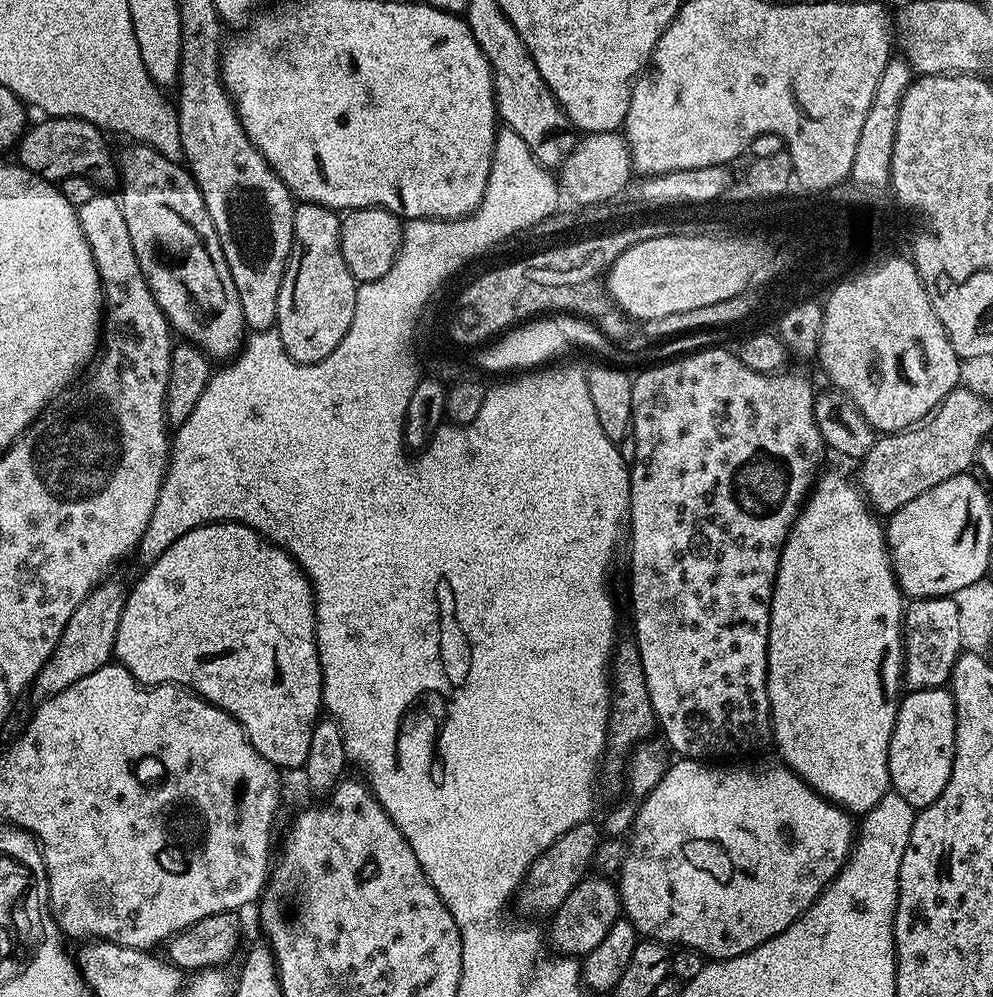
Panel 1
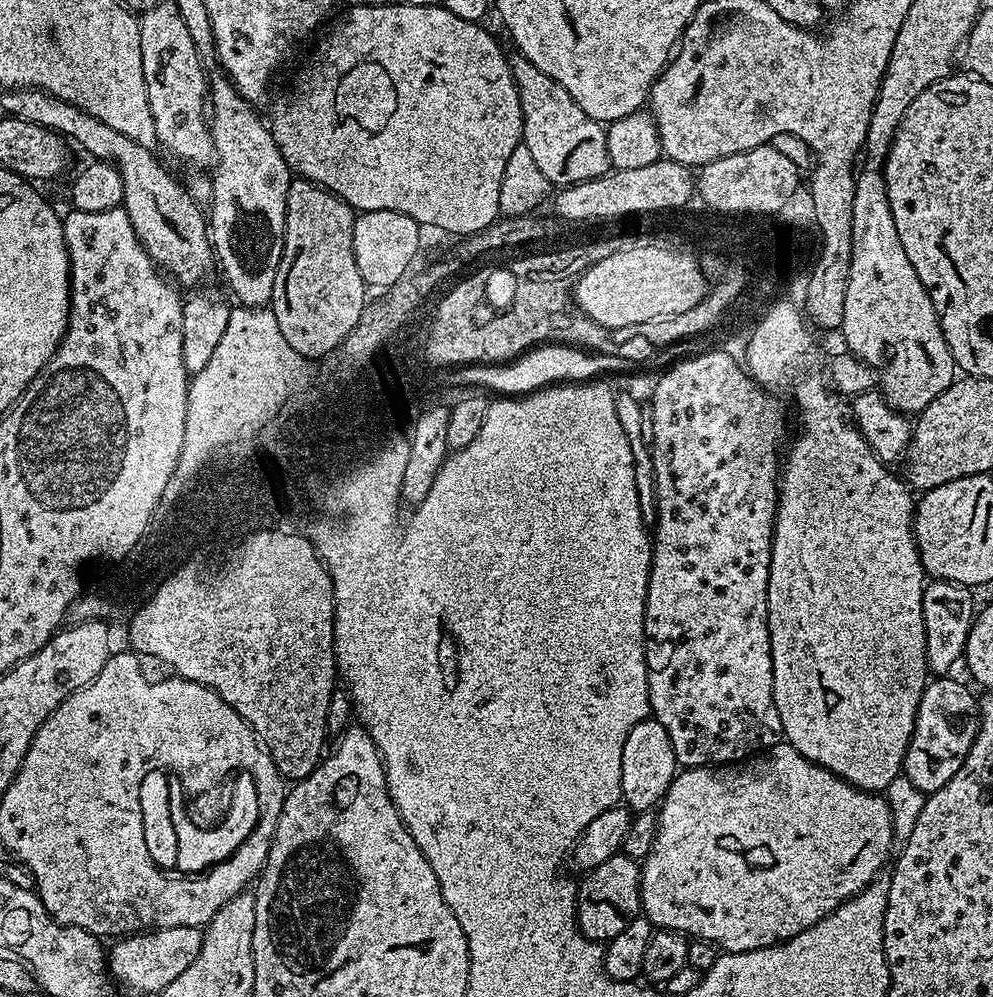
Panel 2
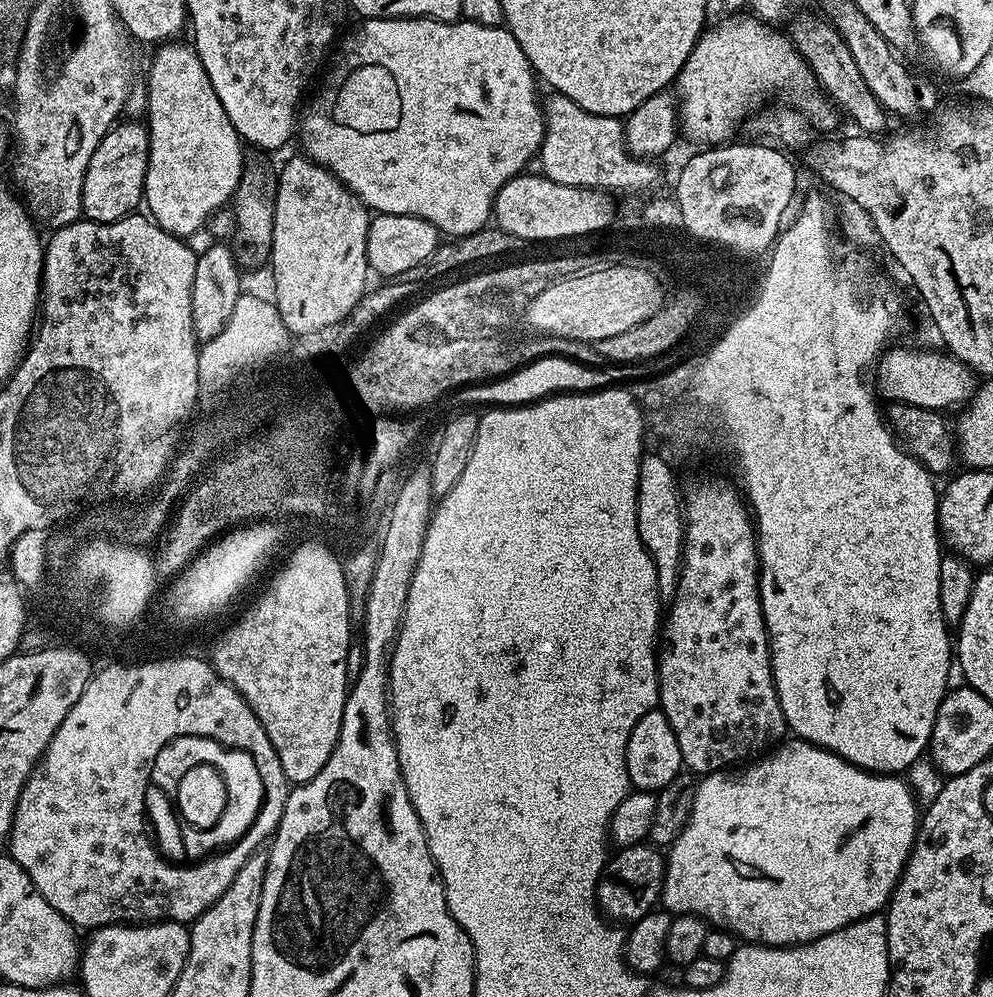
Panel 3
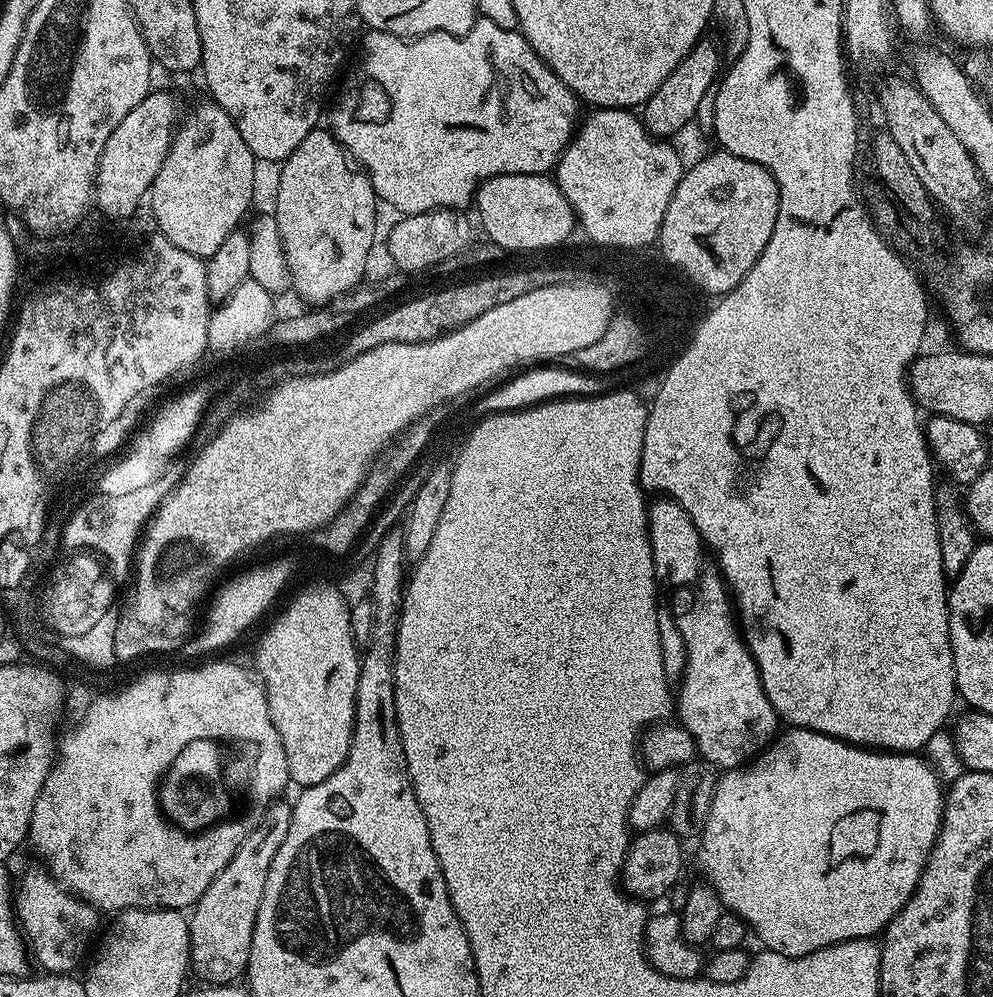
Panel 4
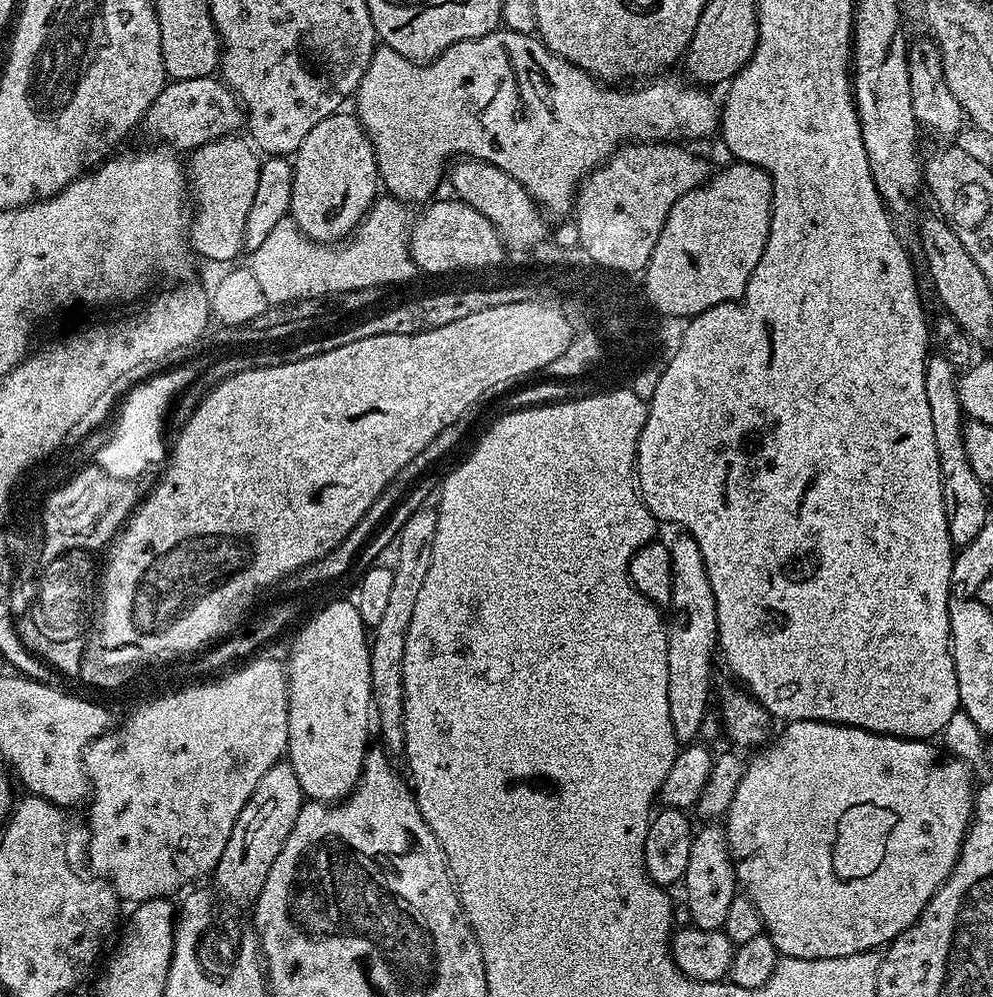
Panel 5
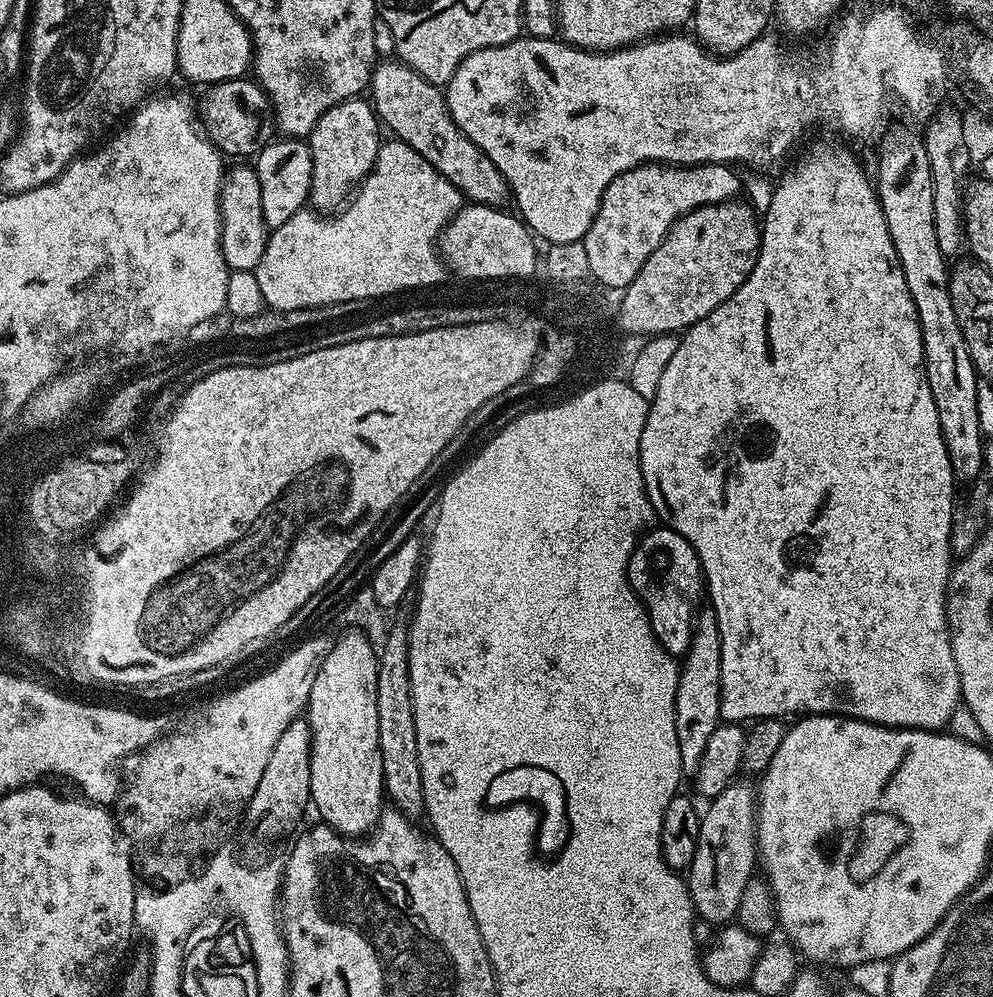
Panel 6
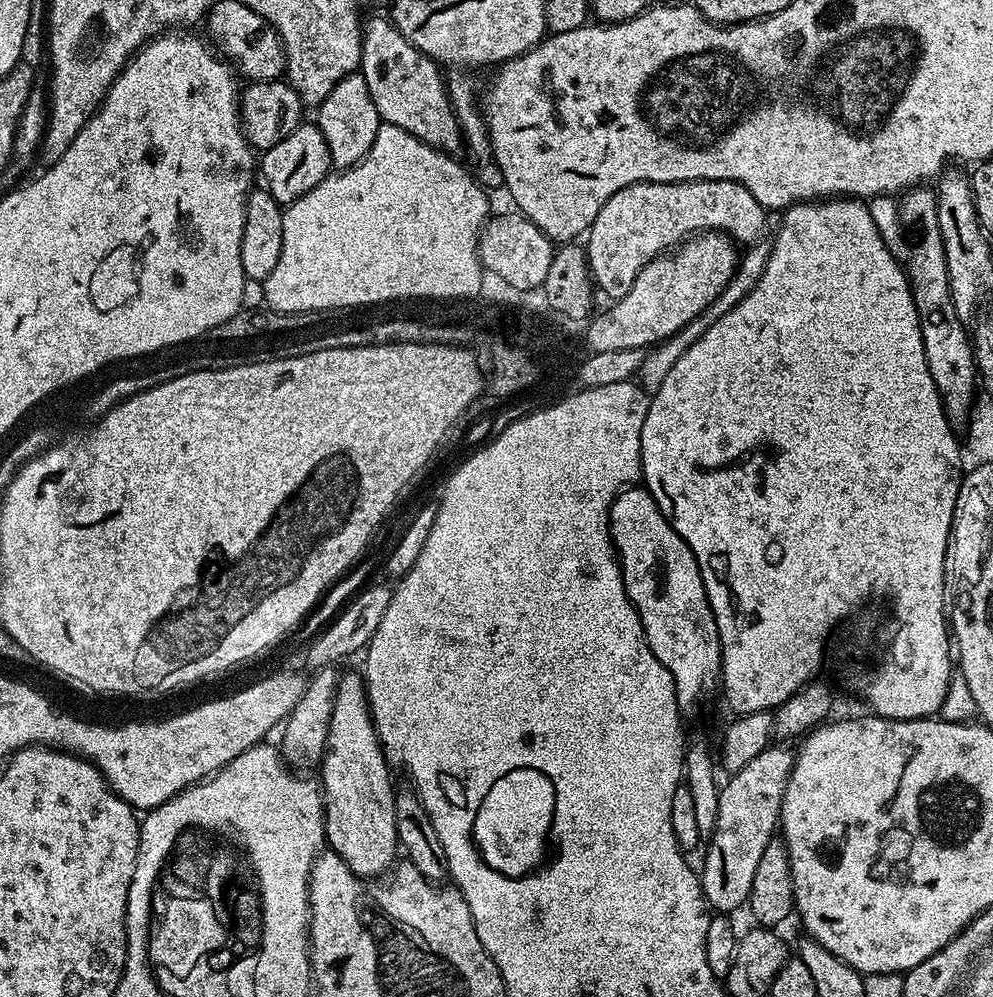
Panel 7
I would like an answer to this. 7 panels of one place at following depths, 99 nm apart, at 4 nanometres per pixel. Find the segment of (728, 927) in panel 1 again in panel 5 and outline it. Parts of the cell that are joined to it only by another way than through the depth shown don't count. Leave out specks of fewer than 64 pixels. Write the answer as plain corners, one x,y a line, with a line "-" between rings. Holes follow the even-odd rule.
794,720
781,728
784,729
780,737
776,741
773,739
763,751
756,754
761,756
751,757
747,761
745,774
728,806
726,835
728,850
736,865
737,881
743,887
744,884
748,887
745,888
746,895
752,899
754,906
758,906
764,932
772,939
781,957
817,960
875,953
891,944
898,934
902,934
920,917
926,902
934,898
934,894
954,870
964,836
968,833
968,825
972,823
973,769
957,756
949,756
939,747
936,749
935,743
927,740
904,740
901,736
883,736
861,728
847,728
844,724
823,724
821,720

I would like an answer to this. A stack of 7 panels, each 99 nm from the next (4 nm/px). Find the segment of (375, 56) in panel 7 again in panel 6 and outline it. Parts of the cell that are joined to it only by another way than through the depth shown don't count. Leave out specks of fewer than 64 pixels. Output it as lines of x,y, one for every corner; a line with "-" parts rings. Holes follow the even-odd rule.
391,58
383,64
377,63
370,81
370,103
383,127
393,137
406,142
415,152
422,154
438,174
450,178
458,186
461,197
473,204
488,204
491,208
507,205
510,200
506,178
490,162
490,158
454,122
448,109
445,93
422,74

